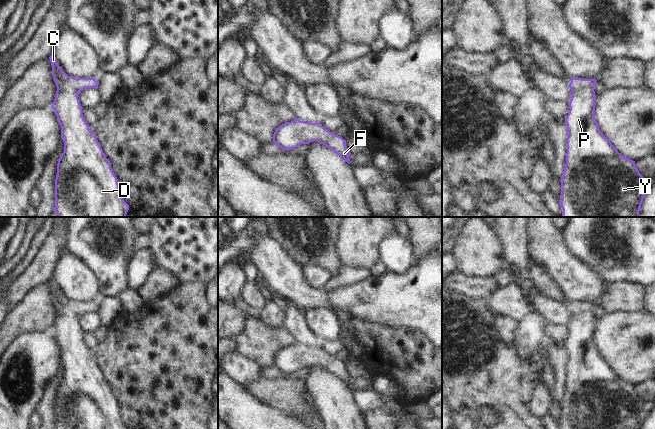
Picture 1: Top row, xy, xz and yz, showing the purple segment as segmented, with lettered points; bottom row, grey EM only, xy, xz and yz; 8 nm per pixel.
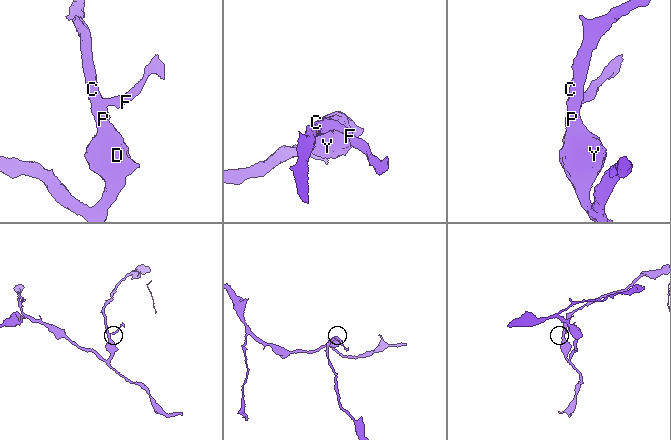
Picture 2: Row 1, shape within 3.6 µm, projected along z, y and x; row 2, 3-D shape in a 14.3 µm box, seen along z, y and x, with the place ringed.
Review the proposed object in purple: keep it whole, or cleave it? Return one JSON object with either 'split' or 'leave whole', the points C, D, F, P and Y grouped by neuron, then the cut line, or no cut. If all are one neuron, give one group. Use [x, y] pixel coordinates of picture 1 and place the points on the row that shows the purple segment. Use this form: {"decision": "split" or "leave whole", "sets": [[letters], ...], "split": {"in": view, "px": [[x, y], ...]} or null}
{"decision": "leave whole", "sets": [["C", "D", "F", "P", "Y"]], "split": null}

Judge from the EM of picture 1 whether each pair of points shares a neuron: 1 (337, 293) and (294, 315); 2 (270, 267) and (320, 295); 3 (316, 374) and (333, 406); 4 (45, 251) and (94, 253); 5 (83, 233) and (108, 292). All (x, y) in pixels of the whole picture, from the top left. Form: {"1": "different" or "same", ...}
{"1": "different", "2": "same", "3": "same", "4": "different", "5": "same"}

